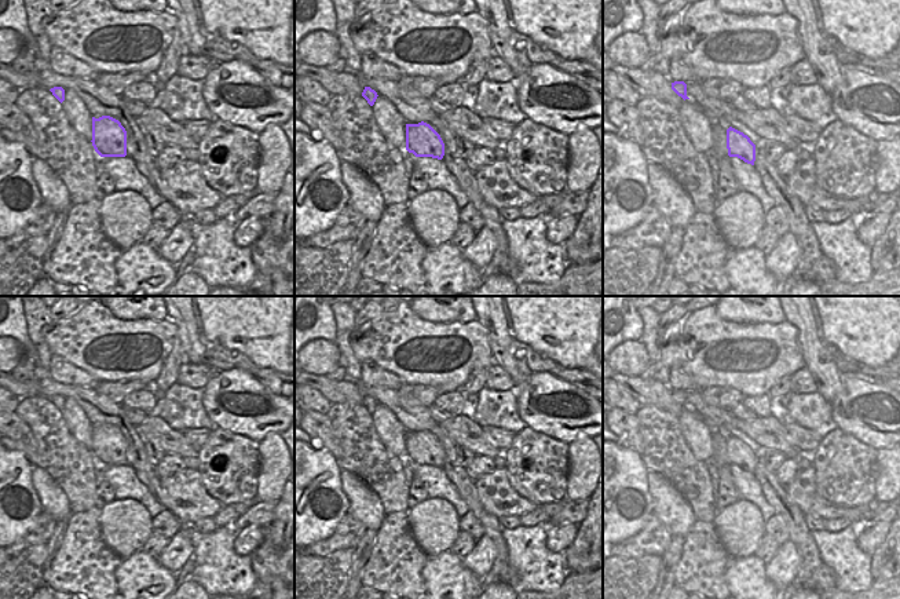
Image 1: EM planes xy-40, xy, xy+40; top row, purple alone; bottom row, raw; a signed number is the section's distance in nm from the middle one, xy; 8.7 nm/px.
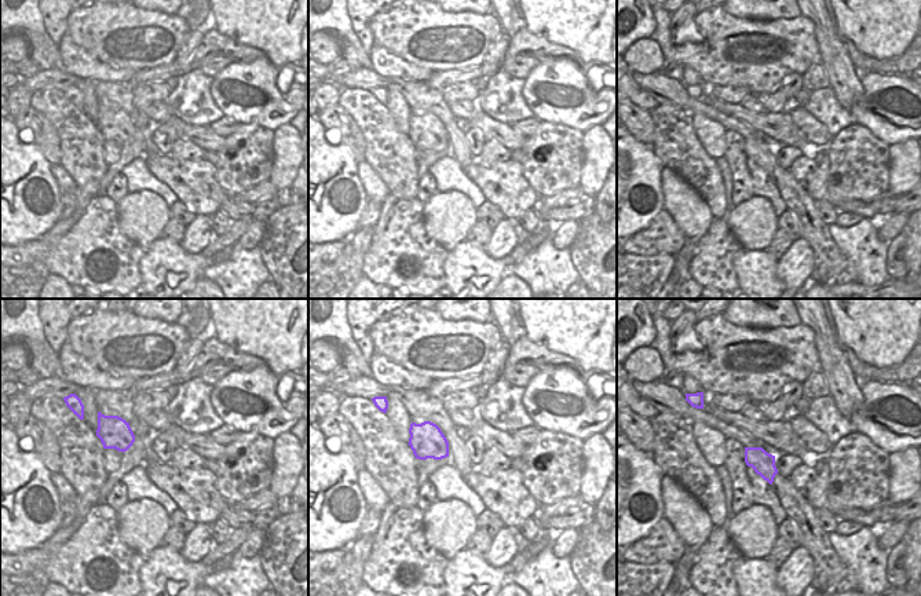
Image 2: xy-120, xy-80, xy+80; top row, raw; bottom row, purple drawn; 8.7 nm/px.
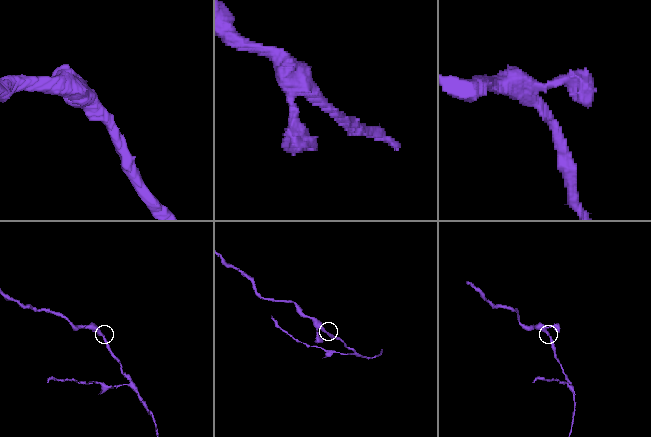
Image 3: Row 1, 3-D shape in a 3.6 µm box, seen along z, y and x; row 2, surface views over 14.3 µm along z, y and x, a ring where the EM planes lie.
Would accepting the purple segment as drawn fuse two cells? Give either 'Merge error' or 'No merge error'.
No merge error

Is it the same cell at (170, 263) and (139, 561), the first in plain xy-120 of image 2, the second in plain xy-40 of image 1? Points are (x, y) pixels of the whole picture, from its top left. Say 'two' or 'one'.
one

